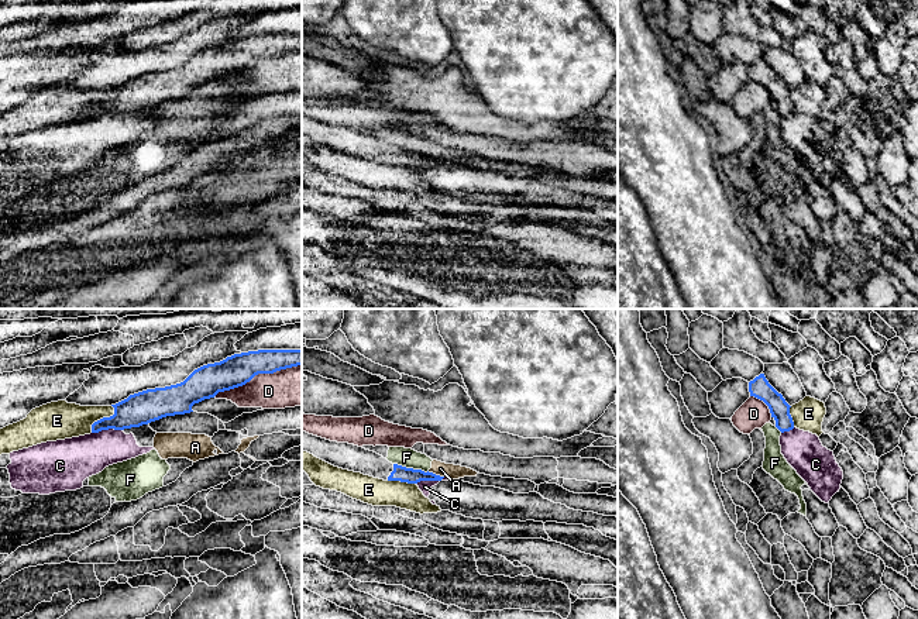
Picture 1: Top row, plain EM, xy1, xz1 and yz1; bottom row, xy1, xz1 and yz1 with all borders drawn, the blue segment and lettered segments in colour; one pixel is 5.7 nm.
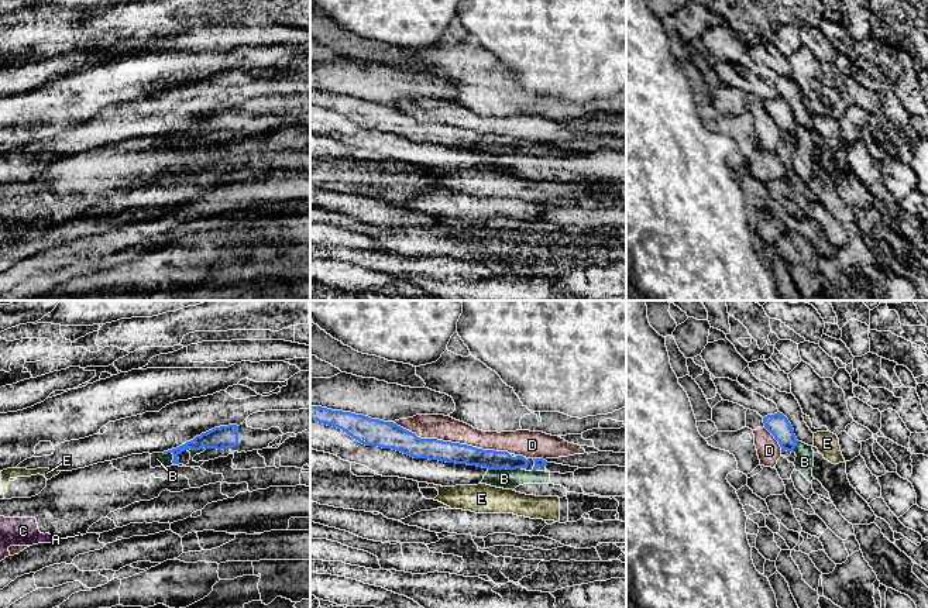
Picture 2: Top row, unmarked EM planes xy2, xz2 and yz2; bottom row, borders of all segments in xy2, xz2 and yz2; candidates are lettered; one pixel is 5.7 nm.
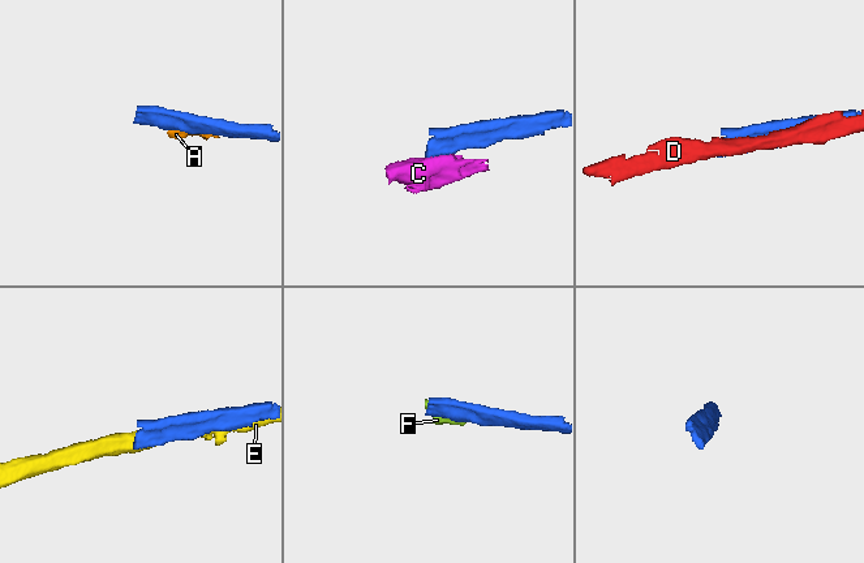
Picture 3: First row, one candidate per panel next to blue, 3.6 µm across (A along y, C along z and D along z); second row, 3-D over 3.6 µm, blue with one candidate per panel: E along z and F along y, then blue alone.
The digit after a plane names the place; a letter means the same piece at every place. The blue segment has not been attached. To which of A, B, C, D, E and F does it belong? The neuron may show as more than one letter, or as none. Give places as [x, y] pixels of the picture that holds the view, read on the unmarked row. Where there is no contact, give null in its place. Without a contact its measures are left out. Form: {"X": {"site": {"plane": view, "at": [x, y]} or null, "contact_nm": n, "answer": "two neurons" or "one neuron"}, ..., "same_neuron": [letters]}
{"A": {"site": {"plane": "xz1", "at": [436, 160]}, "contact_nm": 100, "answer": "two neurons"}, "B": {"site": {"plane": "xz2", "at": [504, 151]}, "contact_nm": 190, "answer": "two neurons"}, "C": {"site": {"plane": "xy1", "at": [106, 113]}, "contact_nm": 180, "answer": "two neurons"}, "D": {"site": {"plane": "xz2", "at": [450, 126]}, "contact_nm": 700, "answer": "two neurons"}, "E": {"site": {"plane": "xy1", "at": [103, 102]}, "contact_nm": 200, "answer": "two neurons"}, "F": {"site": {"plane": "xz1", "at": [411, 152]}, "contact_nm": 200, "answer": "two neurons"}, "same_neuron": []}

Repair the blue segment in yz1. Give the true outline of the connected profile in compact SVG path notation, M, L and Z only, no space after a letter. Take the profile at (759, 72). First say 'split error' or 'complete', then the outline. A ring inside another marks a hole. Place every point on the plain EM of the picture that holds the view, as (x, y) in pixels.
complete; M760 58L749 66L750 80L763 85L776 104L776 111L784 117L794 113L794 106L790 99L790 89L785 86L781 78L778 78L766 63L764 58Z

